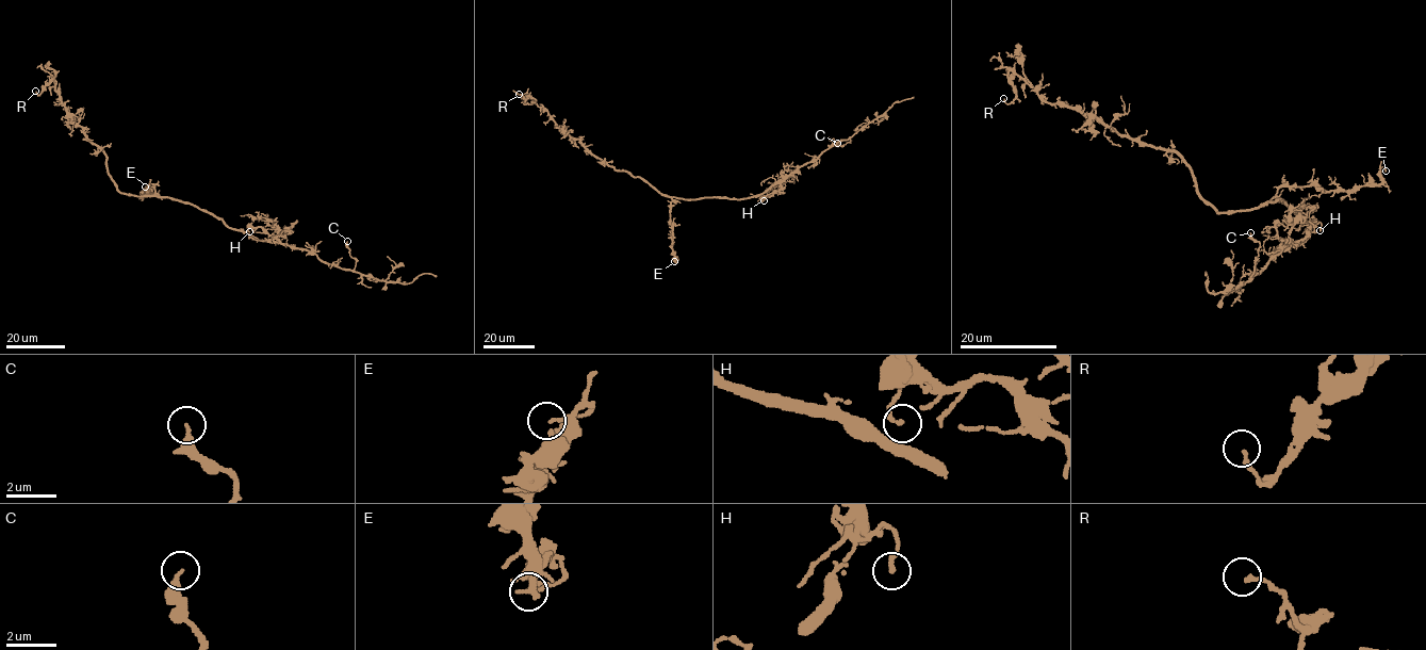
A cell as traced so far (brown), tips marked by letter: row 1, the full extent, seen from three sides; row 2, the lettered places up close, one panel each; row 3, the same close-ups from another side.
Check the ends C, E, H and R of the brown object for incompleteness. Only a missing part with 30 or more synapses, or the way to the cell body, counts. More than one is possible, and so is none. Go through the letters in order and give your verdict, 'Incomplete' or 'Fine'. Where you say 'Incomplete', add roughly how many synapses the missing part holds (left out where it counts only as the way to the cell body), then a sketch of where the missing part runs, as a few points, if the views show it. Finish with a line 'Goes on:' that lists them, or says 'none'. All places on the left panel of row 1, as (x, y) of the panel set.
C: Fine
E: Fine
H: Fine
R: Fine
Goes on: none

